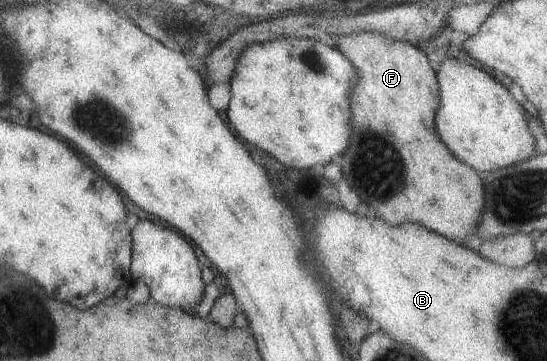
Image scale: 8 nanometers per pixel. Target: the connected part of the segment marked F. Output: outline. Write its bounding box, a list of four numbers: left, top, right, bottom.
[333,33,484,244]

